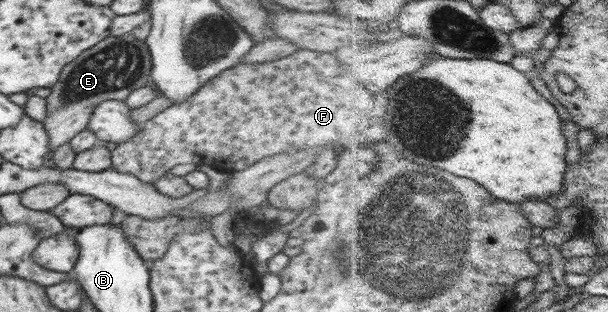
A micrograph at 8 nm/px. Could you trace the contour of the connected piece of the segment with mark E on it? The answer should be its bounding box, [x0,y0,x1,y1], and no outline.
[43,33,153,150]

